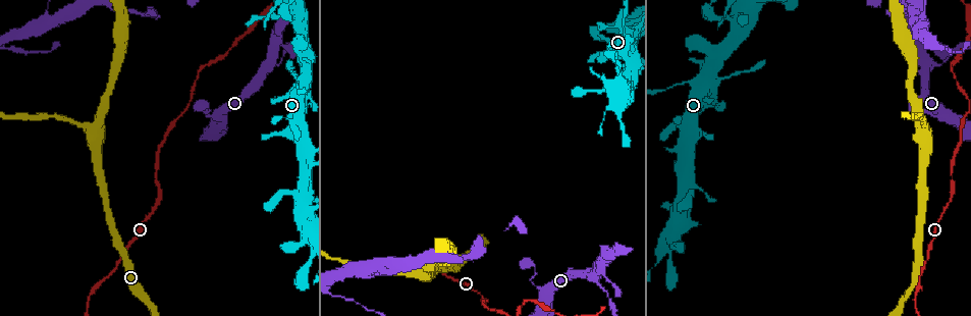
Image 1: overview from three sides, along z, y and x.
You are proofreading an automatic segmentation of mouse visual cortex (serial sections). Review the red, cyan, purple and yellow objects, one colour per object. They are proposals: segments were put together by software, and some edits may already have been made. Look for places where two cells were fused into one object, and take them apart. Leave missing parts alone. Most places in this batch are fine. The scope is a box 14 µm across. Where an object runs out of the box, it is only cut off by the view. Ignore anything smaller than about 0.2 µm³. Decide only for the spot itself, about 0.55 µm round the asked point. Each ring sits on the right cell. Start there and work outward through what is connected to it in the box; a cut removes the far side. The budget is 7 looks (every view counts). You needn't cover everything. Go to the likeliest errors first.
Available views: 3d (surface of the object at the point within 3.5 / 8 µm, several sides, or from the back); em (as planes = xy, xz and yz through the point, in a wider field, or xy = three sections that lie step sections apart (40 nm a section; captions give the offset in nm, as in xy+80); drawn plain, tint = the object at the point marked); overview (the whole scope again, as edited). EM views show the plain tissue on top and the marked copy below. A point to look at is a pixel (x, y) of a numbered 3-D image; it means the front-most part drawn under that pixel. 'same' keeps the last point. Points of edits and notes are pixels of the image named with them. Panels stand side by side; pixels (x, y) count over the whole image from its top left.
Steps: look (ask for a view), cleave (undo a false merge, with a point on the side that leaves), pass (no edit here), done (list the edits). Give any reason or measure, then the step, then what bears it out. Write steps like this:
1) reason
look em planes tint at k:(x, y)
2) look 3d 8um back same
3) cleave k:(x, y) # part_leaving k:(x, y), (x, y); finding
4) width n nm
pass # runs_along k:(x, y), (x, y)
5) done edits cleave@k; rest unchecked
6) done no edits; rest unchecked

abrupt turn
look 3d 8um at 1:(694, 81)

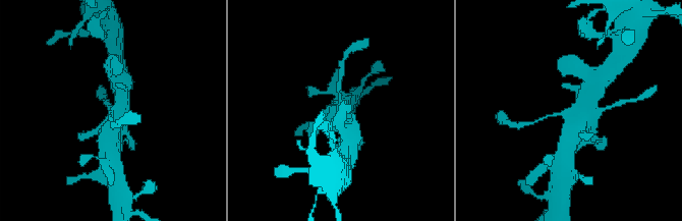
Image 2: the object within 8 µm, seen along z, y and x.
arm_widths 150, 700 nm; need the tissue
look em planes tint at 2:(566, 114)

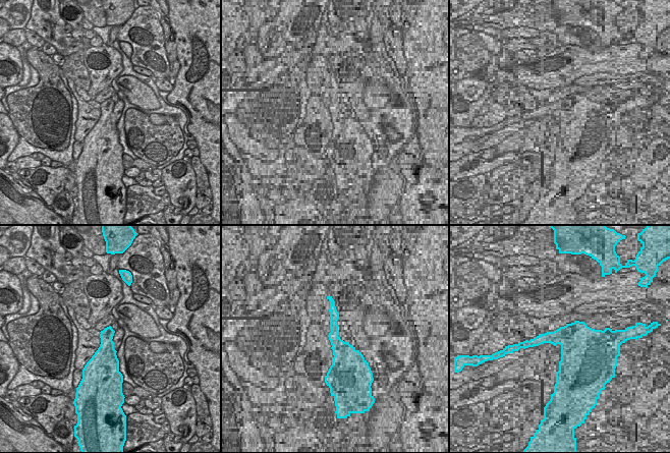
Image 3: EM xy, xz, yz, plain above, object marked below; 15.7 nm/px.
width 320 nm
pass # runs_along 2:(567, 141), (567, 112), (538, 120); continuous, no second cell

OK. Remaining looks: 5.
three arms meet
look em xy step 2 tint at 1:(88, 126)

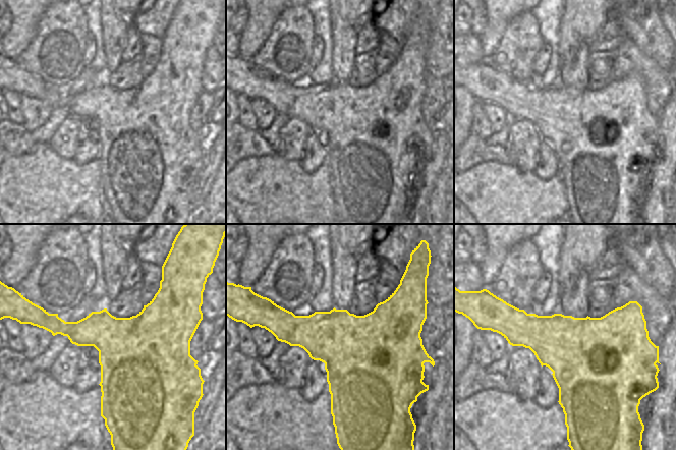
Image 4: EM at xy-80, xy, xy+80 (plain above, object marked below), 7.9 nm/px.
see where the arms go
look 3d 3.5um same

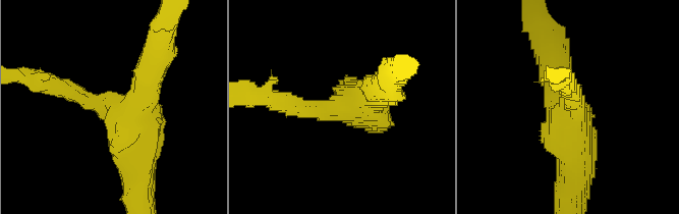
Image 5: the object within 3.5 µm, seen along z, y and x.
pass # runs_along 5:(136, 179), (133, 110), (158, 51); continuous, no second cell

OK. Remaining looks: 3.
branch point
look 3d 3.5um at 1:(595, 281)

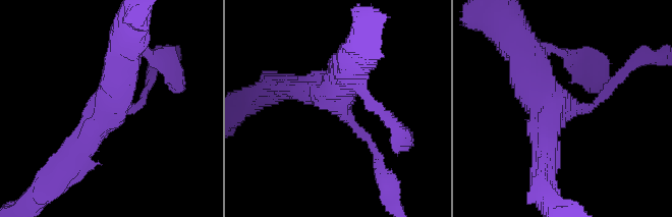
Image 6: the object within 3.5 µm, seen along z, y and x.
arms 3; arm_widths 150, 400, 500 nm
look em xy step 3 tint at 6:(115, 112)

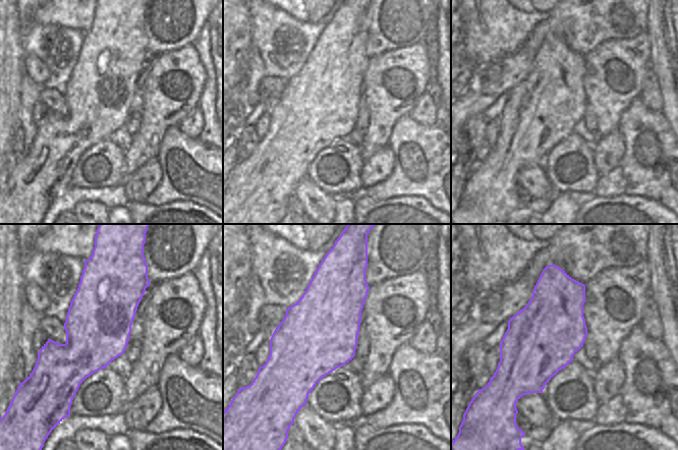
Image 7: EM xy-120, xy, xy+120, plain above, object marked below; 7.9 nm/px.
look em xy step 1 tint same

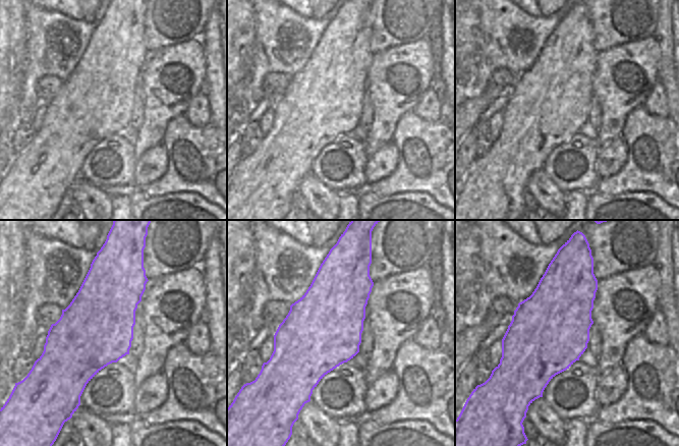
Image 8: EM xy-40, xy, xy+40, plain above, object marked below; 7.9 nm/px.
pass # runs_along 6:(68, 164), (109, 107), (125, 48); continuous, no second cell

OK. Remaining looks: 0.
done no edits; rest unchecked

